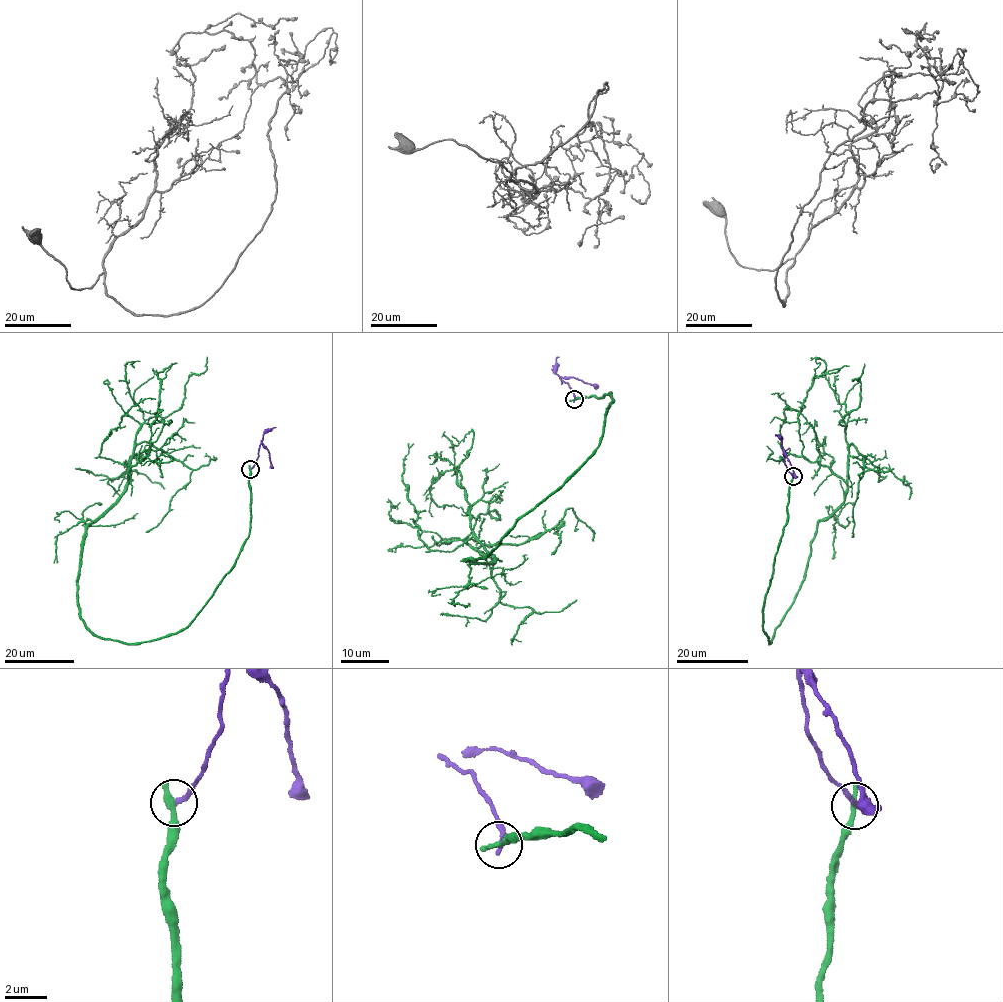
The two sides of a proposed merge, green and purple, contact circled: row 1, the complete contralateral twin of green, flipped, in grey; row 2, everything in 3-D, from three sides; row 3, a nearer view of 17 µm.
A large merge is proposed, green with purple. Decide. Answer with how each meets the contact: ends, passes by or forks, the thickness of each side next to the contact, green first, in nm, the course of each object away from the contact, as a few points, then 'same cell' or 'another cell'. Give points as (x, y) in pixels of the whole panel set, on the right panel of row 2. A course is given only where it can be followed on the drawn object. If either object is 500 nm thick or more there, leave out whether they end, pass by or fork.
green ends there; purple ends there; 320 nm thick on the green side, 260 nm on the other; green runs (793, 476), (762, 607), (768, 643), (816, 526), (847, 489), (803, 456), (798, 412), (814, 380), (849, 365); purple runs (793, 476), (784, 463), (784, 451), (796, 478); another cell

